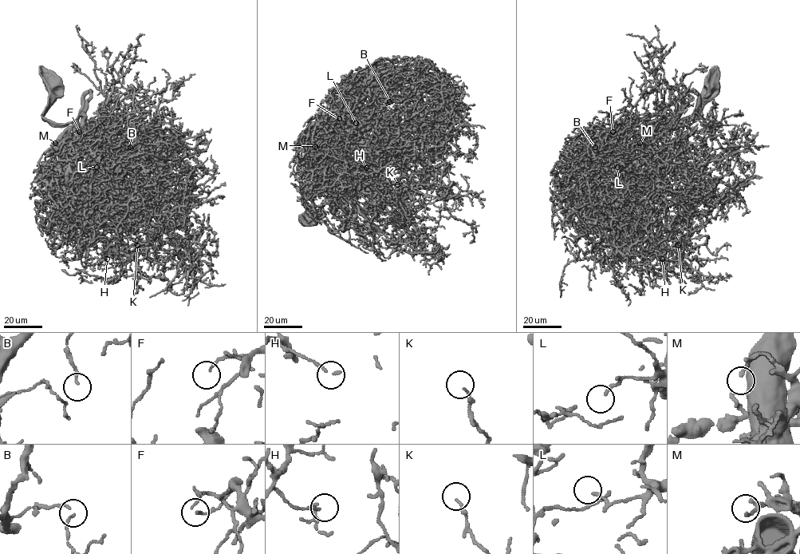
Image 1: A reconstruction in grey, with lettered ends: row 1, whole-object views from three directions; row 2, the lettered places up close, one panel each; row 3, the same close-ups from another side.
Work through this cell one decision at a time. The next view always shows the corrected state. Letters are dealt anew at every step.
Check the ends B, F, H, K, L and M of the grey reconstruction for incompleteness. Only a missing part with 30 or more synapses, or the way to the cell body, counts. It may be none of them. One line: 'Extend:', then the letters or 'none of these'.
Extend: B

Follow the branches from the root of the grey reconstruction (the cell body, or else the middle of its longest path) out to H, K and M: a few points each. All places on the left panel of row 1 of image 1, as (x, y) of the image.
H: (53, 89), (42, 117), (74, 123), (63, 135), (65, 167), (99, 188), (120, 223), (107, 259)
K: (53, 89), (42, 117), (74, 123), (63, 135), (65, 167), (110, 199), (119, 238), (132, 254), (137, 245)
M: (53, 89), (49, 106), (42, 117), (49, 123), (74, 123), (60, 144), (55, 143)

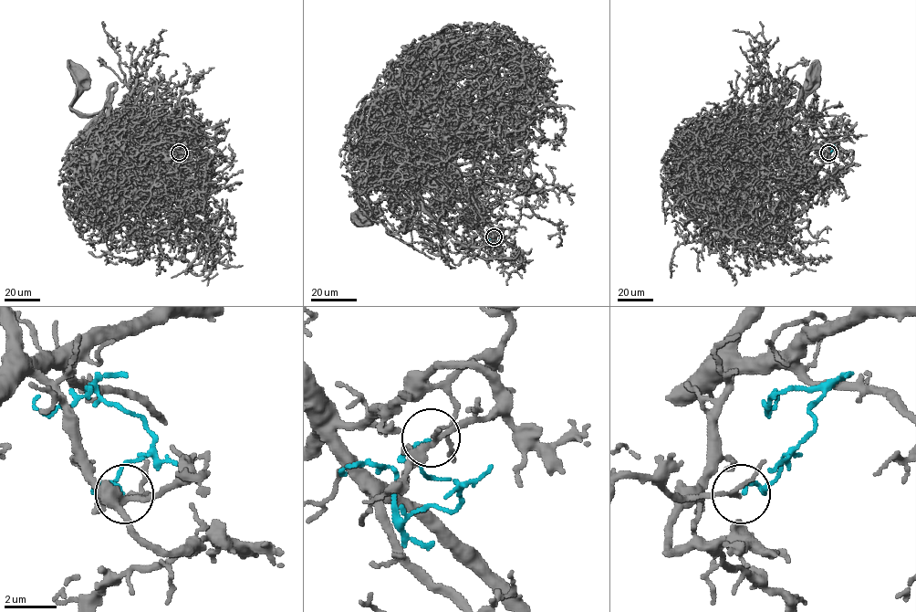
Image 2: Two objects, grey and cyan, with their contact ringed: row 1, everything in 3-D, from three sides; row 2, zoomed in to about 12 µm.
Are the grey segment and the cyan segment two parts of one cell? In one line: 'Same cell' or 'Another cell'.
Another cell

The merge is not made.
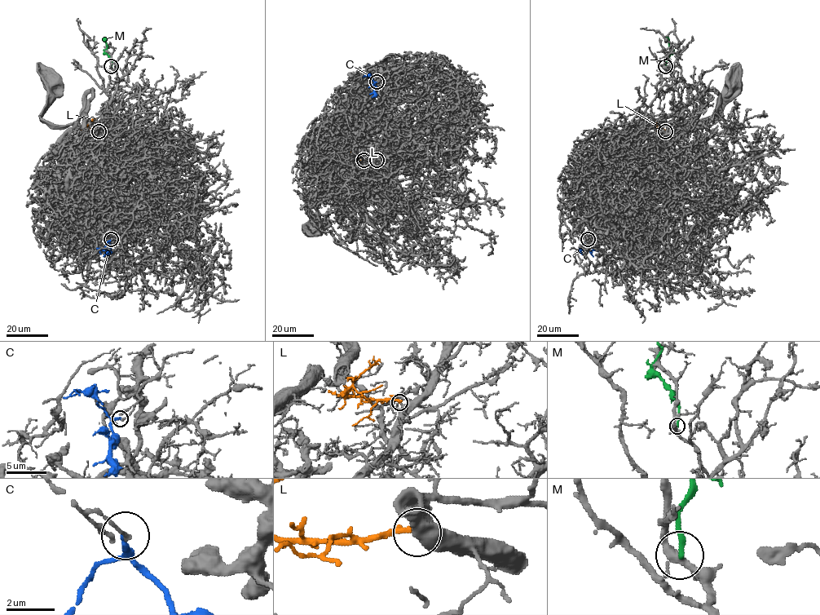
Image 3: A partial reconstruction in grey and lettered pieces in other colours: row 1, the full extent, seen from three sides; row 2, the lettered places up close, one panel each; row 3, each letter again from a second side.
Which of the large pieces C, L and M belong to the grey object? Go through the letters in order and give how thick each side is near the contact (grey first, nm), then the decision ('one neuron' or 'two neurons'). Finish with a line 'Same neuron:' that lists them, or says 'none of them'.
C: 160 nm thick on the grey side, 240 nm on the other; two neurons
L: 480 nm thick on the grey side, 240 nm on the other; one neuron
M: 360 nm thick on the grey side, 200 nm on the other; two neurons
Same neuron: L

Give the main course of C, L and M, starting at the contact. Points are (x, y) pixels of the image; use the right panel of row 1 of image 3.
C: (588, 239), (602, 255)
L: (665, 131), (655, 122), (645, 118)
M: (665, 66), (671, 51), (667, 37)

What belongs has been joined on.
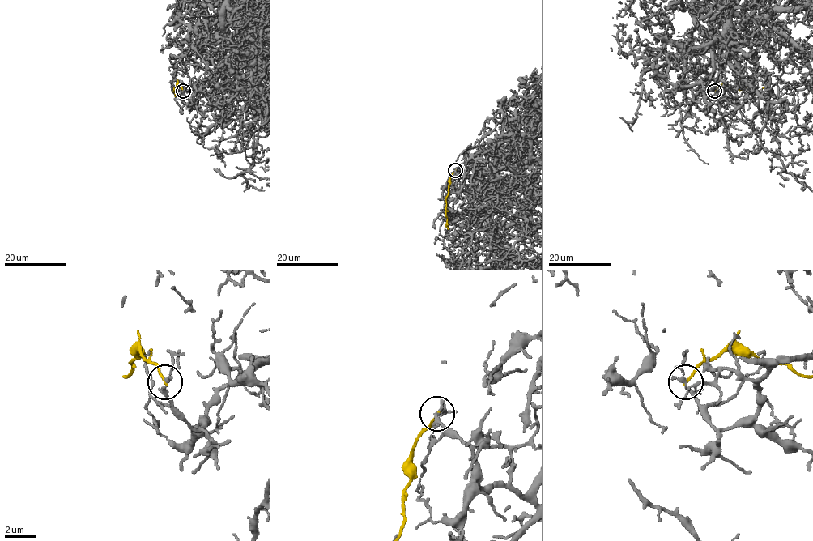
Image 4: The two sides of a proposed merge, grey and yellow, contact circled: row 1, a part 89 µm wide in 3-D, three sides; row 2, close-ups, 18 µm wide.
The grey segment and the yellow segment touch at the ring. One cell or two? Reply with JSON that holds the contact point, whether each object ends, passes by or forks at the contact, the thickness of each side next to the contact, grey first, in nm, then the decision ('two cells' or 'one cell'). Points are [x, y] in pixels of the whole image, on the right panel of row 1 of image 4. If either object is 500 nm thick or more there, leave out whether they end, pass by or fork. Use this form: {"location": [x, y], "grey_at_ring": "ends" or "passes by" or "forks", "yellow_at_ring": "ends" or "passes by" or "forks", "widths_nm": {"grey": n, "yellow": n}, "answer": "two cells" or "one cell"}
{"location": [714, 91], "grey_at_ring": "forks", "yellow_at_ring": "ends", "widths_nm": {"grey": 170, "yellow": 160}, "answer": "two cells"}

